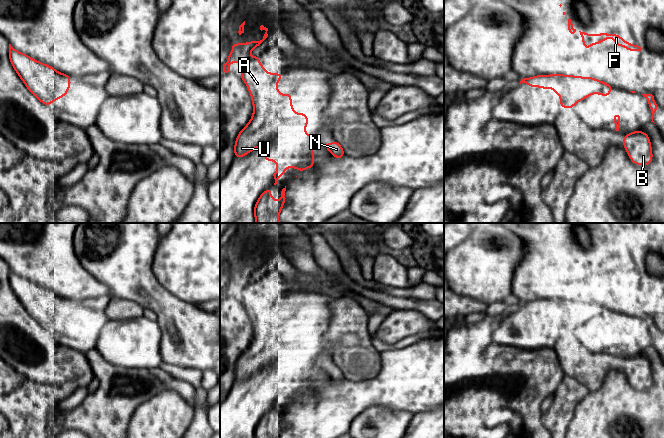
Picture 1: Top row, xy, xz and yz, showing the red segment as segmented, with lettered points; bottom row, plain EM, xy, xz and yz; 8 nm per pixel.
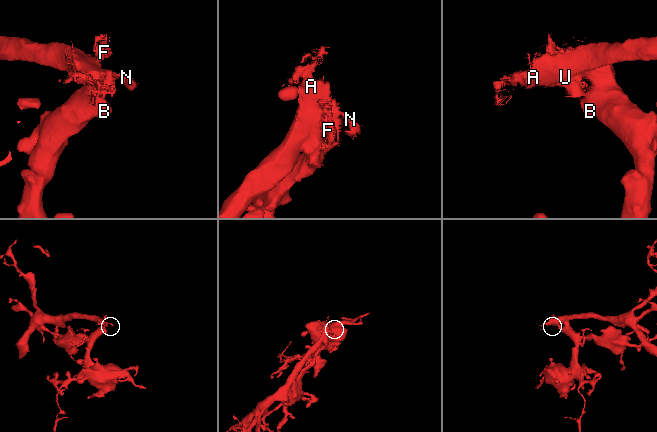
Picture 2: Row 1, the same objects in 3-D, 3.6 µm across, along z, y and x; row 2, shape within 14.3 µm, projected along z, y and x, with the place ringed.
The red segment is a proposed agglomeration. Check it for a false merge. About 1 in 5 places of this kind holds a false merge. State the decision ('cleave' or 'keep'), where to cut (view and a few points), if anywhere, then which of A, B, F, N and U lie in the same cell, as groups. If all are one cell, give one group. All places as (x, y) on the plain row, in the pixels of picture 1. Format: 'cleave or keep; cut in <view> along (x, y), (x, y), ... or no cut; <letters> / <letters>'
keep; no cut; A B F N U

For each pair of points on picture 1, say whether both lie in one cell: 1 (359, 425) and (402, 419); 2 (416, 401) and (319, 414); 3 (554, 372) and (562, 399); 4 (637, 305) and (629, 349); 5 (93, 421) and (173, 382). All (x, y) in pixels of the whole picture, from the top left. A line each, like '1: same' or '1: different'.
1: same
2: same
3: different
4: different
5: same

